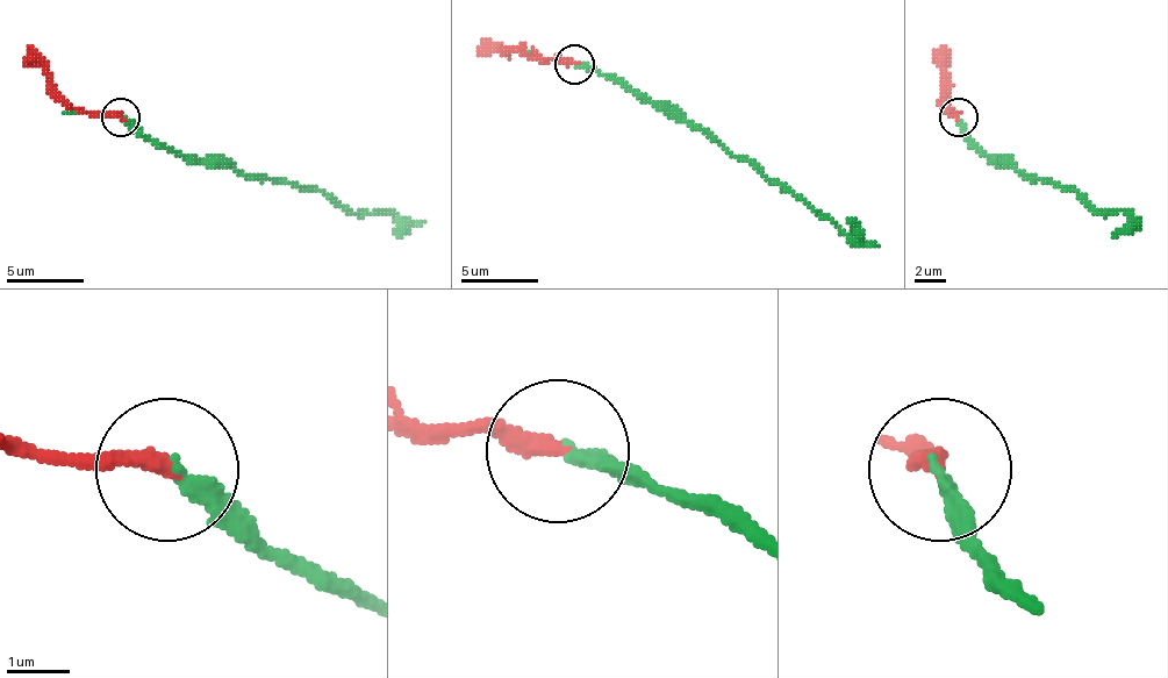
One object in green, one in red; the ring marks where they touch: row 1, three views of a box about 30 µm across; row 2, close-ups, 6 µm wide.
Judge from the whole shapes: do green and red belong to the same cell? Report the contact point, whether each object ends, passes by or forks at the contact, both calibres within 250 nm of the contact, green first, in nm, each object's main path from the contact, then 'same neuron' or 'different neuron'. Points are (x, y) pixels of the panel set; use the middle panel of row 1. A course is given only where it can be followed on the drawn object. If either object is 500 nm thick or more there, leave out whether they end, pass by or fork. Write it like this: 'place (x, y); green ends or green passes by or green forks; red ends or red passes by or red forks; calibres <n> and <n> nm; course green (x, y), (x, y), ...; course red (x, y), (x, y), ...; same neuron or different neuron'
place (574, 64); green ends; red ends; calibres 260 and 260 nm; course green (575, 63), (633, 90), (657, 106), (672, 106), (851, 237), (879, 245); course red (575, 63), (529, 59), (521, 51), (482, 51); different neuron

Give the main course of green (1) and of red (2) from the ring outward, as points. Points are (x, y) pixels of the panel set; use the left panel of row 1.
1: (121, 116), (180, 155), (219, 159), (242, 175), (312, 186), (355, 213), (389, 209), (398, 218), (424, 221)
2: (121, 116), (74, 108), (28, 47)

